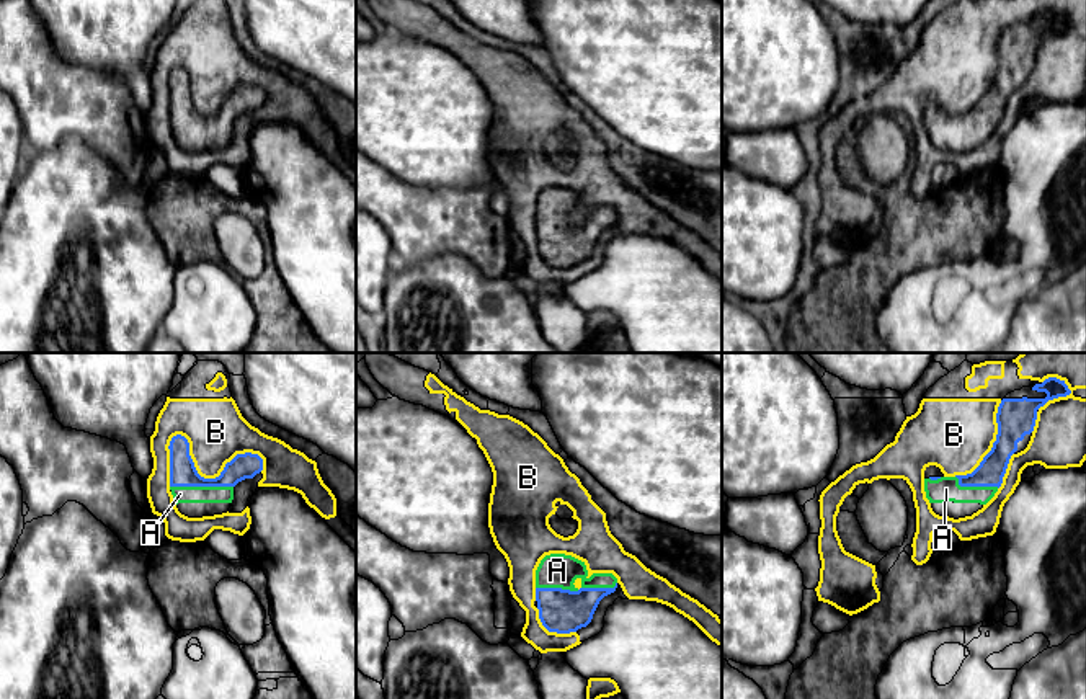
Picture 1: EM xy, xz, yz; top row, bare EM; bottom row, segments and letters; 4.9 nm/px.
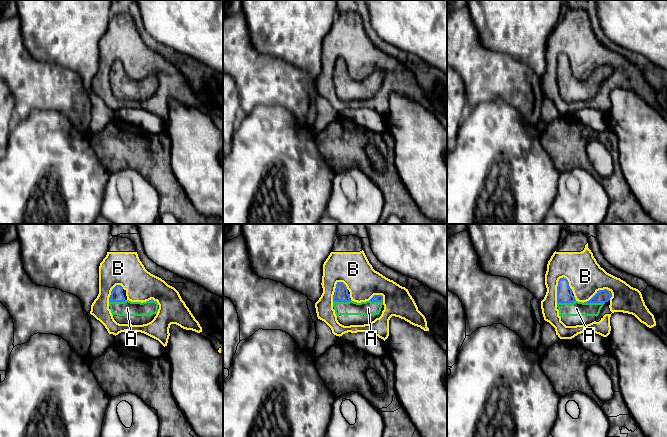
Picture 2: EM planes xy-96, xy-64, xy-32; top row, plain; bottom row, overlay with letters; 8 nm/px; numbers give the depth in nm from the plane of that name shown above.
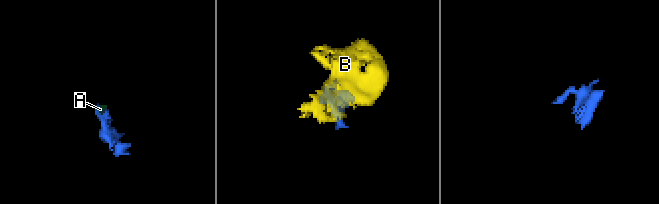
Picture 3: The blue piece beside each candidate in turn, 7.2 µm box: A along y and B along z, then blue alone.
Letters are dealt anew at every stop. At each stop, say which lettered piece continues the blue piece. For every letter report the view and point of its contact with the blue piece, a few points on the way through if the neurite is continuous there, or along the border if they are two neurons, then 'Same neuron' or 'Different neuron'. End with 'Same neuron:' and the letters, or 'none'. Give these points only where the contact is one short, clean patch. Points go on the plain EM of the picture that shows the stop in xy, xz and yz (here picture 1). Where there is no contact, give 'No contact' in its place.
A: Touches blue at xy (201, 120). Path across: xy (183, 106), (201, 120), (180, 128). Same neuron
B: Touches blue at xy (209, 113). Different neuron
Same neuron: A

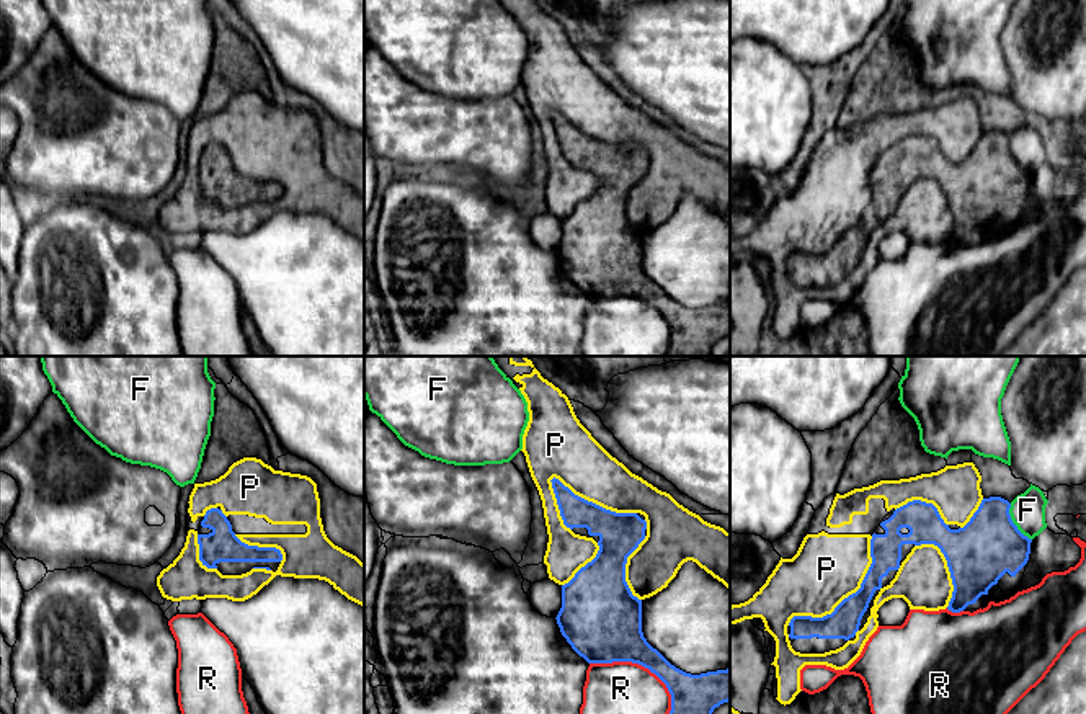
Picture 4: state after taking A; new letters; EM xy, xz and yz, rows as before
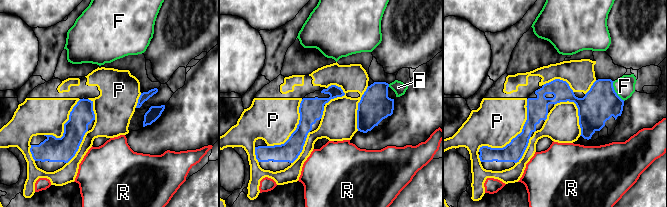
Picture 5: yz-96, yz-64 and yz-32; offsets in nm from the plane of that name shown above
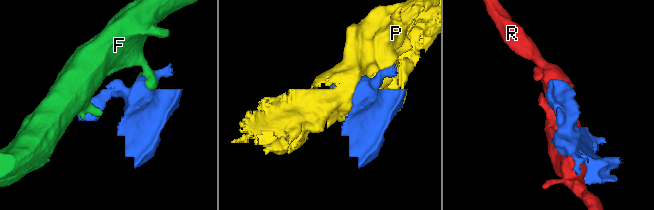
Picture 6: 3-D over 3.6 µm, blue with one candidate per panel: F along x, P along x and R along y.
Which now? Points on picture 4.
F: Touches blue at yz (1013, 157). Boundary: yz (1010, 138), (1011, 156), (1031, 174). Different neuron
P: Touches blue at xz (591, 136). Different neuron
R: Touches blue at xz (645, 301). Different neuron
Same neuron: none

